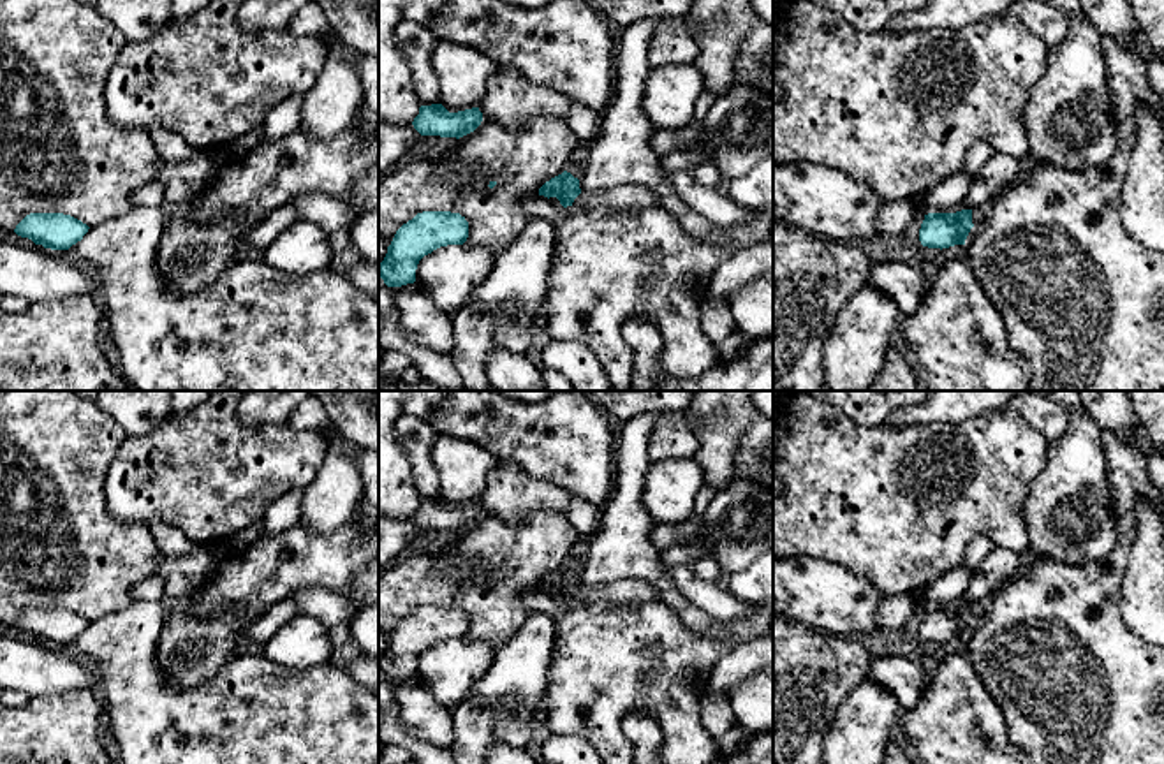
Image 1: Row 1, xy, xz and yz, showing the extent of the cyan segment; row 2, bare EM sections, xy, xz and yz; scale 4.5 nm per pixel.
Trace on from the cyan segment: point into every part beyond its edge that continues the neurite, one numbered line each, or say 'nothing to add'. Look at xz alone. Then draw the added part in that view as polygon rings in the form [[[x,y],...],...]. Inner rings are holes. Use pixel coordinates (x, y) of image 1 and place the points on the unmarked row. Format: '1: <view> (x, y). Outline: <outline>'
1: xz (626, 590). Outline: [[[620,579],[611,584],[602,584],[595,588],[579,588],[572,600],[574,602],[593,602],[593,600],[608,600],[613,604],[636,604],[655,600],[657,590],[643,581]]]

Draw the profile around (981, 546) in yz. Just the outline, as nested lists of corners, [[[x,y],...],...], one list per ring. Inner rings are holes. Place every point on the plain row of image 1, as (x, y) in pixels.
[[[977,535],[967,547],[963,555],[961,567],[969,570],[977,570],[984,558],[997,547],[990,535]]]

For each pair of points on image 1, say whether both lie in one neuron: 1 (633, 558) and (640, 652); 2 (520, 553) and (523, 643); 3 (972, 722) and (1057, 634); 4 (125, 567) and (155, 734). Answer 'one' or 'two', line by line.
1: two
2: two
3: two
4: two

